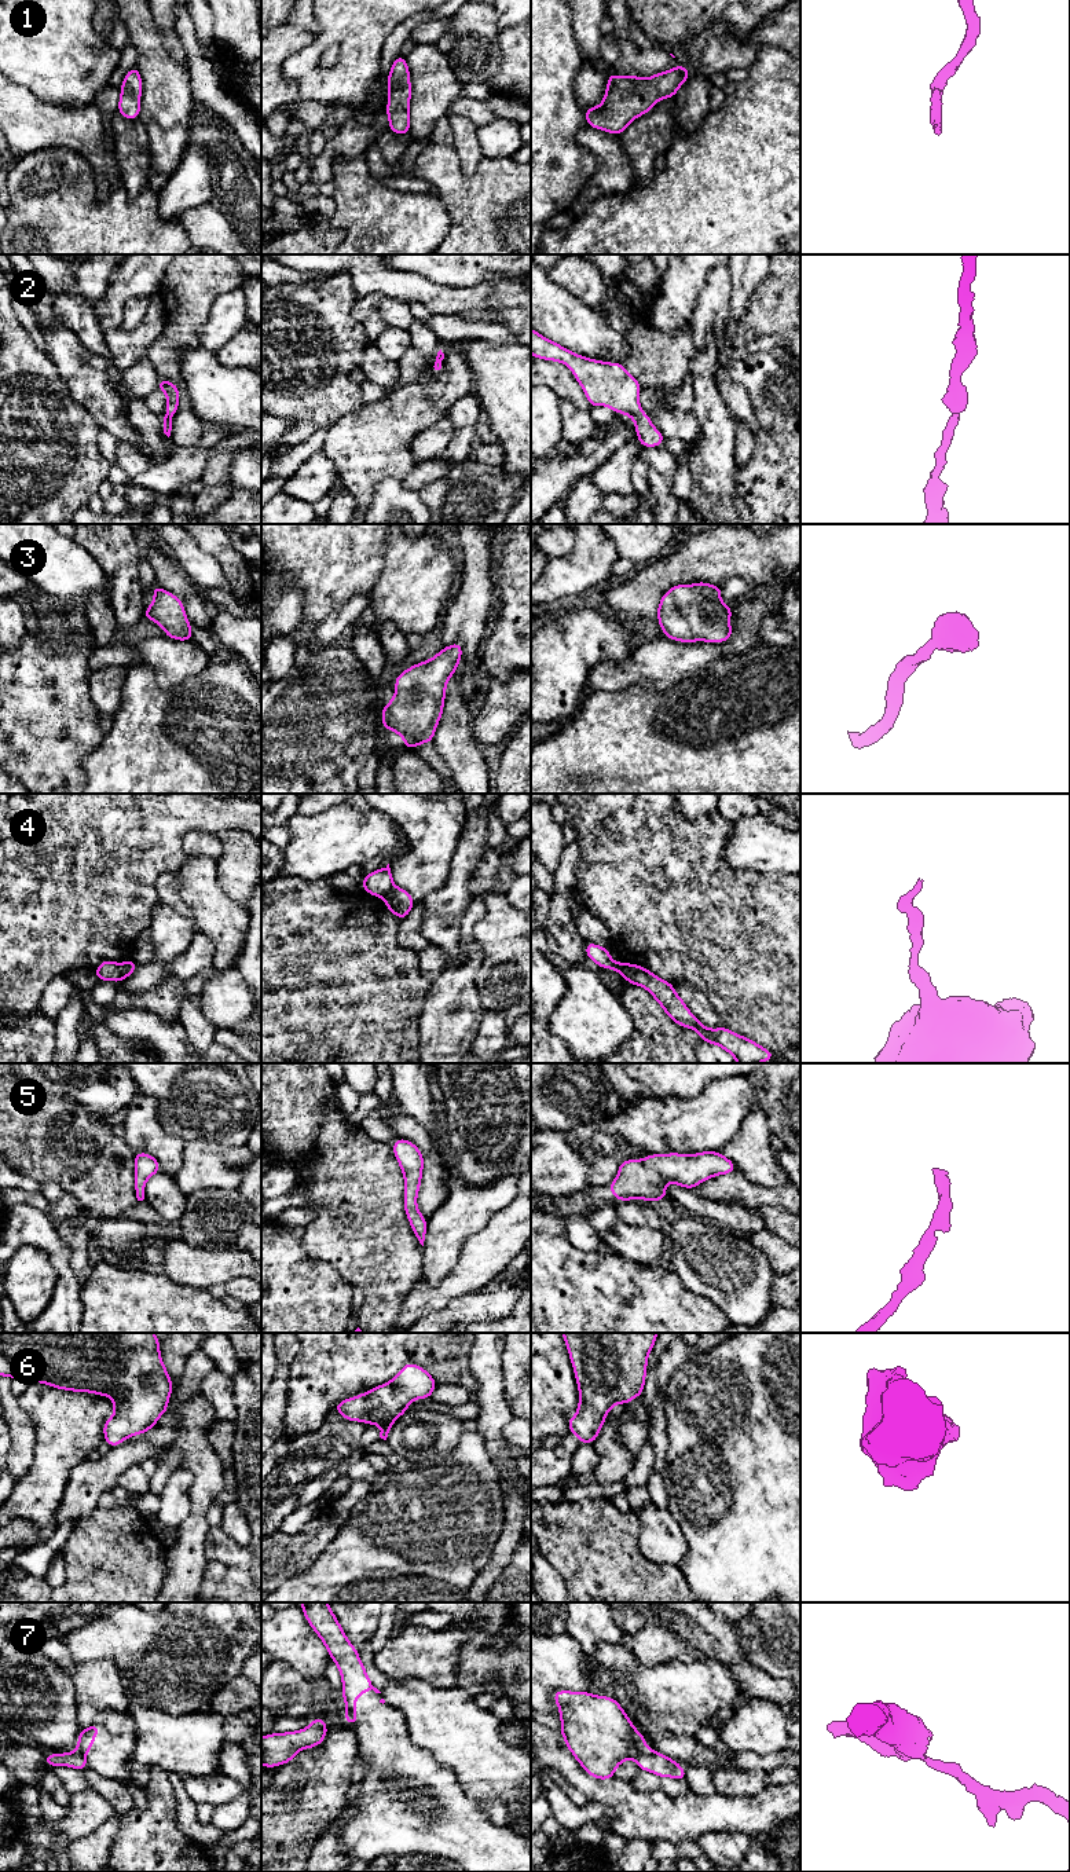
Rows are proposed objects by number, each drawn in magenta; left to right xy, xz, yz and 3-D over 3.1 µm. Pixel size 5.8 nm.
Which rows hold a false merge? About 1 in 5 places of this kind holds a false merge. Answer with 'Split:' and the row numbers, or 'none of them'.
Split: 4, 7

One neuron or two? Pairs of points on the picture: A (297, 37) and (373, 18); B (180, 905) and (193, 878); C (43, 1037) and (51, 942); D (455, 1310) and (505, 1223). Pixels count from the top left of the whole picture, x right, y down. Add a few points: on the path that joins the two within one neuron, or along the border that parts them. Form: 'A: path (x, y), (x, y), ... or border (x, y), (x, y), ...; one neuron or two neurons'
A: border (314, 35), (314, 39), (307, 46), (289, 57); two neurons
B: border (175, 871), (179, 896), (190, 908), (194, 922); two neurons
C: border (37, 1008), (14, 1022); two neurons
D: border (494, 1278), (436, 1308); two neurons

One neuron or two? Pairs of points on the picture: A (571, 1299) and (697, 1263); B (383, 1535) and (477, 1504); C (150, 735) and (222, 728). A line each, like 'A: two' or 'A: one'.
A: two
B: one
C: one

